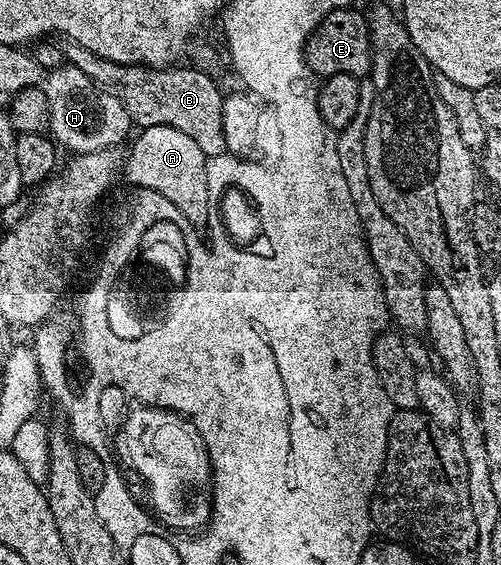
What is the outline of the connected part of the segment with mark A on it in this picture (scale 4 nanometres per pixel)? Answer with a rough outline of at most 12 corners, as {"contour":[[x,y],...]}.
{"contour":[[170,126],[138,132],[123,177],[208,220],[209,159]]}

